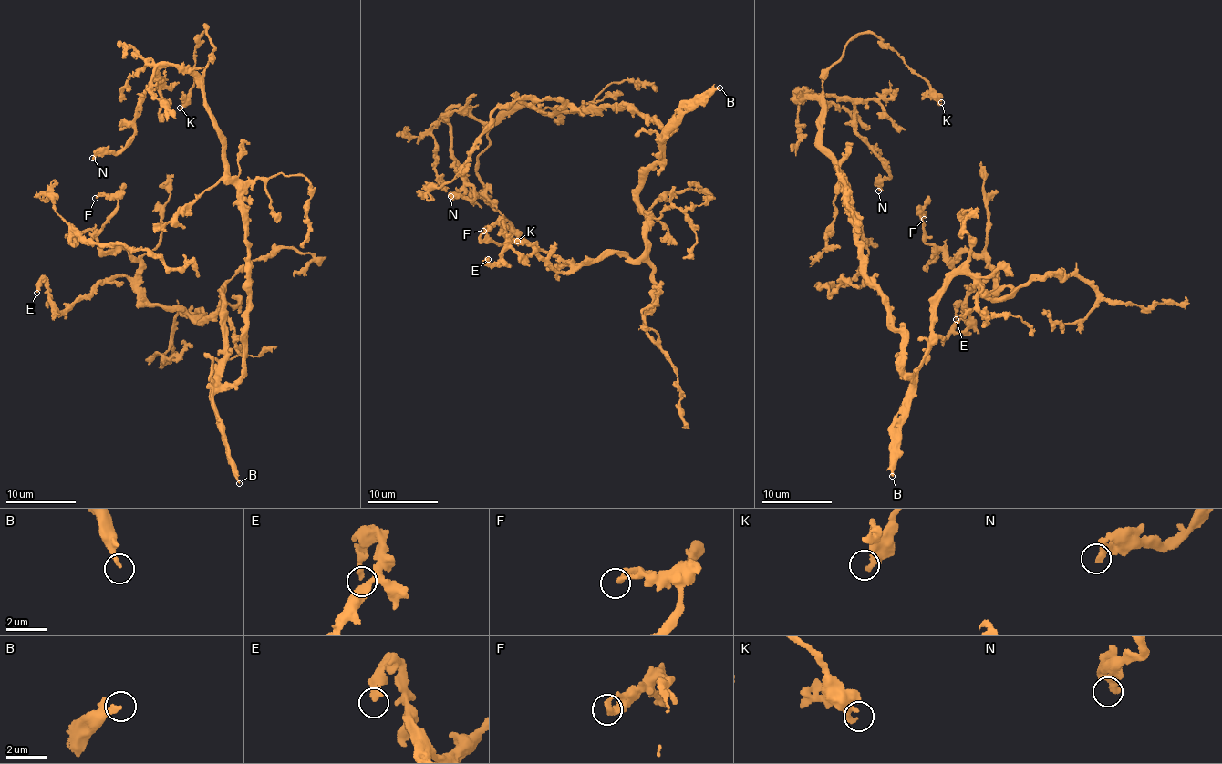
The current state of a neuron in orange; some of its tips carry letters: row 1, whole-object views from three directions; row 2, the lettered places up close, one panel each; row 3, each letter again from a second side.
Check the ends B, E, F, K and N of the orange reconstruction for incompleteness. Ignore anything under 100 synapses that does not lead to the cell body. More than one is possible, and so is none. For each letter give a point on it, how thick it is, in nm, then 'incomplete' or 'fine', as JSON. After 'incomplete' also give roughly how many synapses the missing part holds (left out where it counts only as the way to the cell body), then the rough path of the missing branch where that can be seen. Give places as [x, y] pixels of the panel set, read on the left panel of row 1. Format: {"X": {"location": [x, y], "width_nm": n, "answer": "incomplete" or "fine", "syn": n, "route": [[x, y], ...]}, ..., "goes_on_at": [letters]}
{"B": {"location": [239, 483], "width_nm": 220, "answer": "fine"}, "E": {"location": [36, 293], "width_nm": 280, "answer": "fine"}, "F": {"location": [95, 198], "width_nm": 320, "answer": "fine"}, "K": {"location": [180, 108], "width_nm": 240, "answer": "fine"}, "N": {"location": [92, 158], "width_nm": 360, "answer": "fine"}, "goes_on_at": []}

